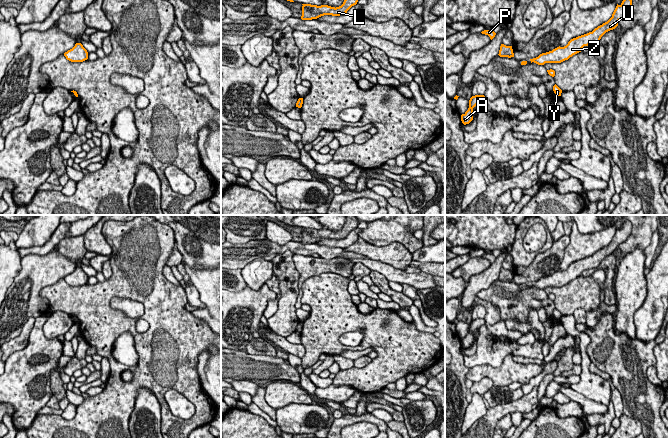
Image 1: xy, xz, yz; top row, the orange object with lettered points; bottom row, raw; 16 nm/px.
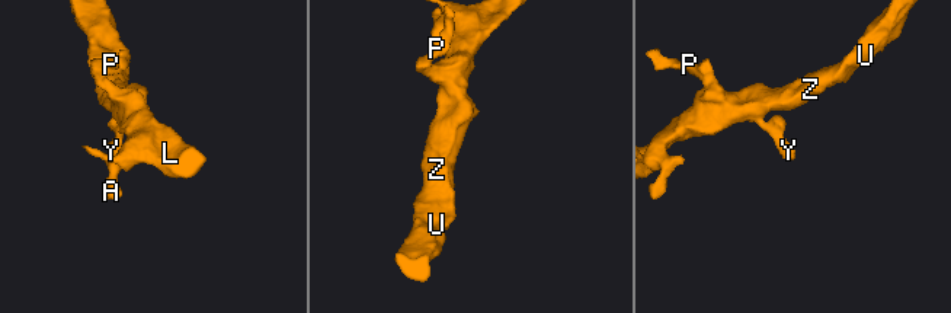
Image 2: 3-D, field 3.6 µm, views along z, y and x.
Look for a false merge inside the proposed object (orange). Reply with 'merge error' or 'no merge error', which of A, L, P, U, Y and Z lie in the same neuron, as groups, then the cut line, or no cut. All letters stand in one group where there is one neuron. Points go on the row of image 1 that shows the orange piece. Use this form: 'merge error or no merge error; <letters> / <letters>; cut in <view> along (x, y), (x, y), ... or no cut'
no merge error; A L P U Y Z; no cut

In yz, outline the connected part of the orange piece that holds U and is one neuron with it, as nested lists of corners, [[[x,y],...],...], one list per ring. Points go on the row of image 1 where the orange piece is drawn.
[[[623,0],[620,5],[617,4],[612,17],[607,22],[595,28],[592,32],[571,39],[564,47],[559,46],[552,51],[542,53],[538,57],[530,59],[531,63],[534,62],[538,65],[544,65],[545,63],[561,63],[581,52],[584,46],[597,45],[606,32],[618,26],[618,22],[626,17],[631,7],[632,0]]]

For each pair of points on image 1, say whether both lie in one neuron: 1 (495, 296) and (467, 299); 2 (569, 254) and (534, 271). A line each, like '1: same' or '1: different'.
1: different
2: different

